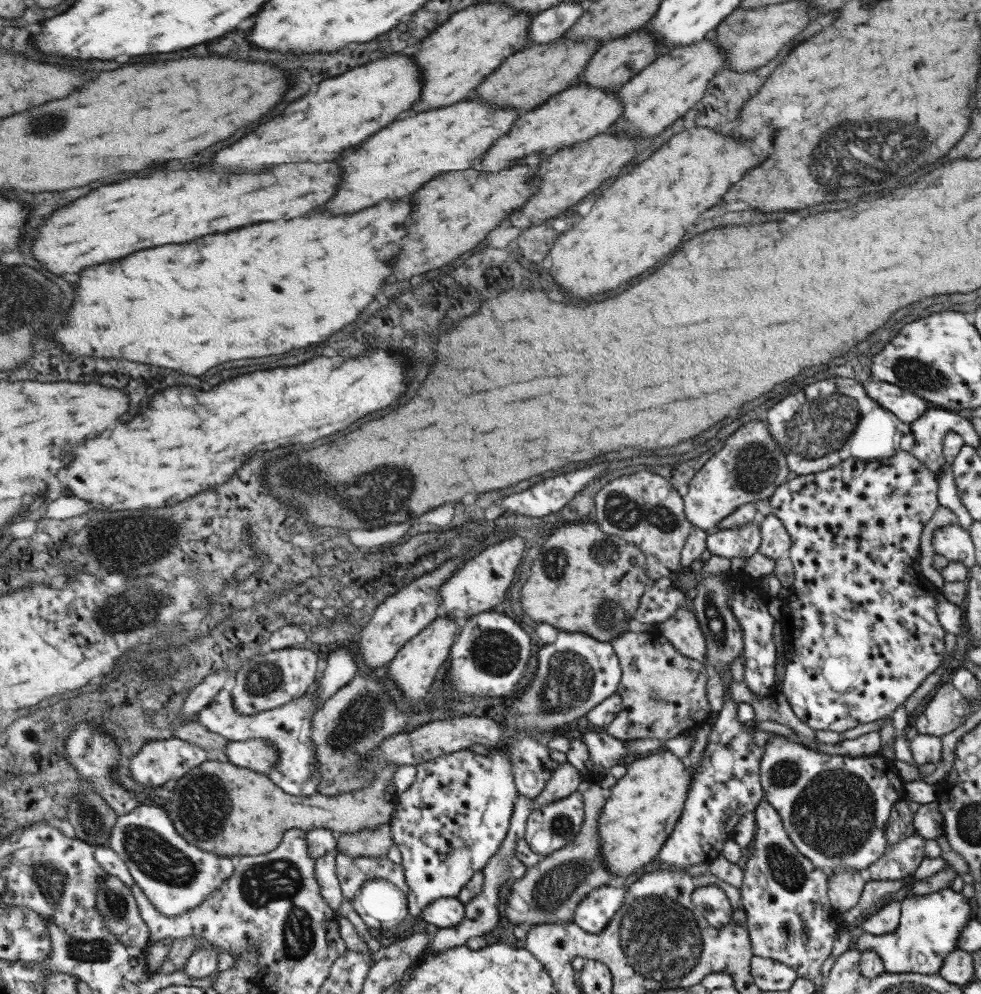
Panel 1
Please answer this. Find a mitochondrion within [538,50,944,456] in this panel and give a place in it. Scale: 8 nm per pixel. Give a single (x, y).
(865, 143)

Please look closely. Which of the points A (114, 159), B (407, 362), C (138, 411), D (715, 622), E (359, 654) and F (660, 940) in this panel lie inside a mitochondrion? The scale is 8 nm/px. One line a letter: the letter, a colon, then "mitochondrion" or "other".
A: other
B: other
C: other
D: mitochondrion
E: other
F: mitochondrion

